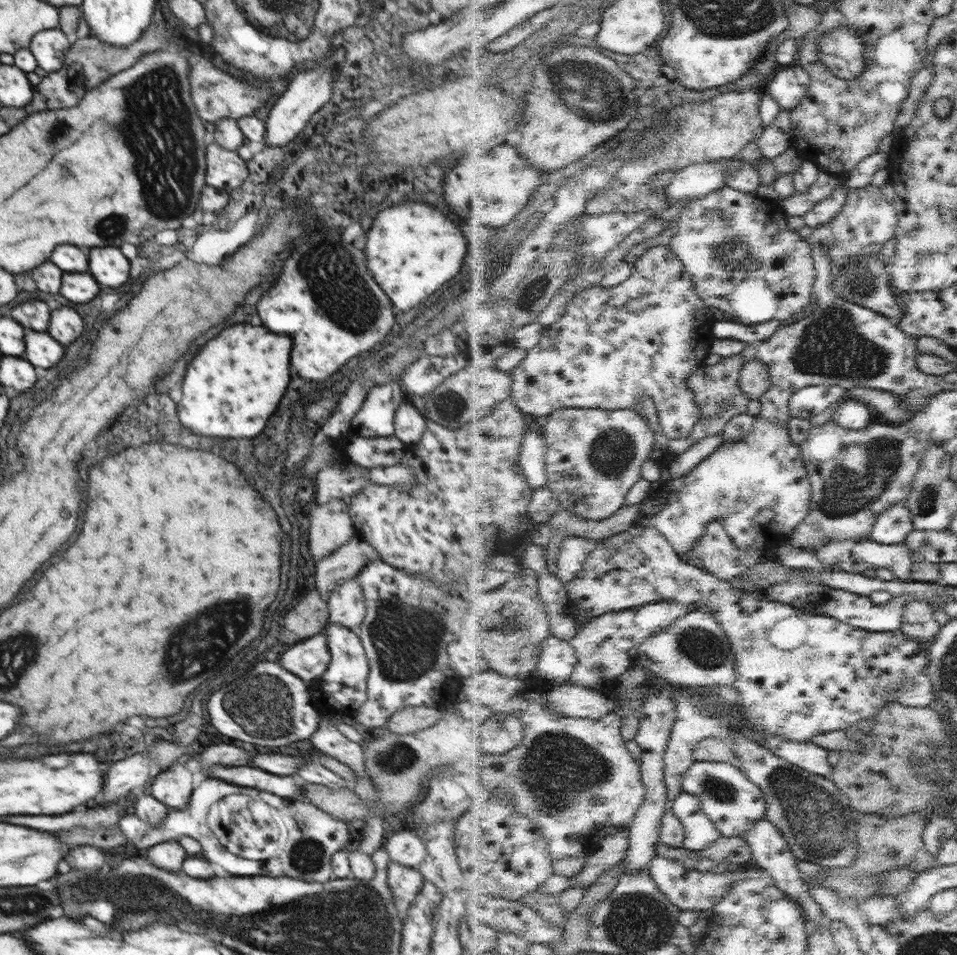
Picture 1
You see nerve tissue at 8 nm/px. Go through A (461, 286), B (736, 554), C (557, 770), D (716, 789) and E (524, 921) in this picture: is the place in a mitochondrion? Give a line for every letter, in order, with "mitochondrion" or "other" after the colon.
A: other
B: other
C: mitochondrion
D: mitochondrion
E: other

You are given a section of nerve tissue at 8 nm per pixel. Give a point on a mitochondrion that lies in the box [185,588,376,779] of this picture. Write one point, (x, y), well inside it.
(265, 708)

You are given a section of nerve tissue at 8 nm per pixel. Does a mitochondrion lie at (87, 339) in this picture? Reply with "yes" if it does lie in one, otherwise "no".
no

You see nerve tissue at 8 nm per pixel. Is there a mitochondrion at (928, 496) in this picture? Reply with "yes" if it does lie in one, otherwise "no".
yes

